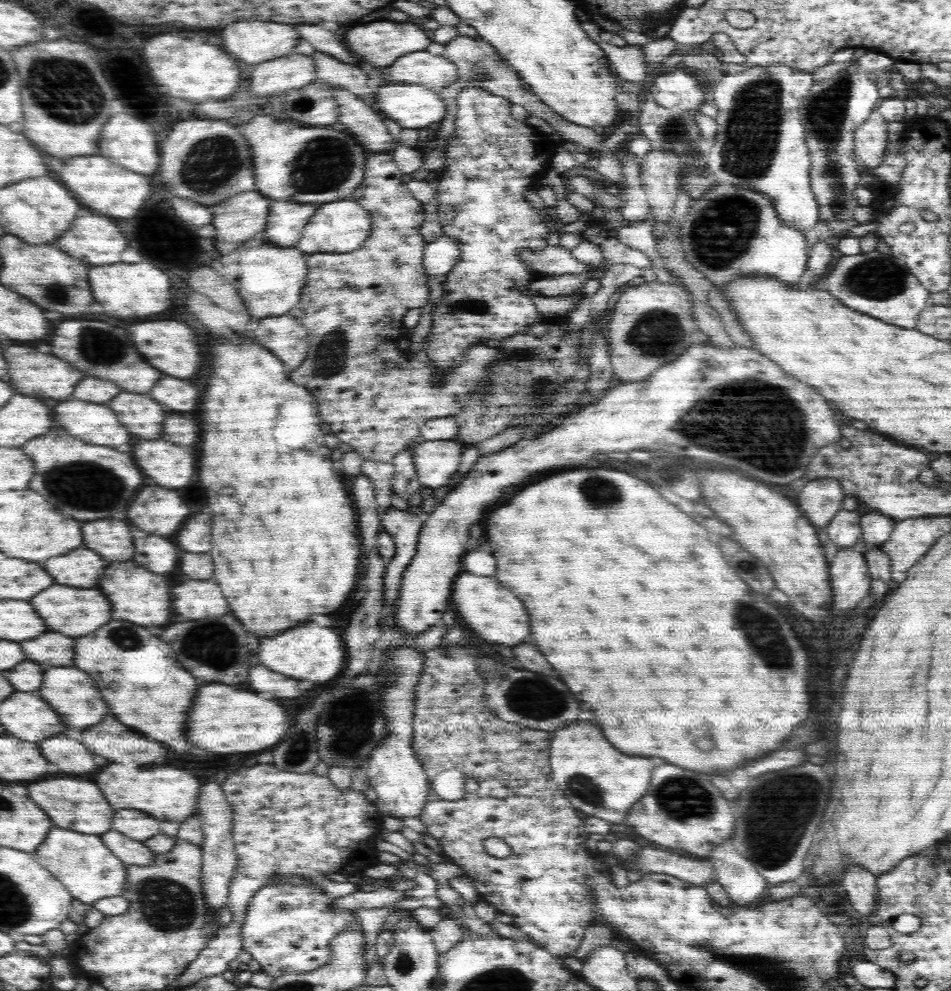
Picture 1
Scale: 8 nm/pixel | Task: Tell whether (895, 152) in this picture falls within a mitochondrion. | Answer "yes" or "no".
no

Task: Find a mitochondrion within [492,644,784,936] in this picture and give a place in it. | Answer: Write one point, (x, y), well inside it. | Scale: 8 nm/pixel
(536, 698)

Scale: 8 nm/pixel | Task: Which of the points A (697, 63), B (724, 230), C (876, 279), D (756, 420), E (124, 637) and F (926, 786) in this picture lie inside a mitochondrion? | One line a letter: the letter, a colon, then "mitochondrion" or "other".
A: other
B: mitochondrion
C: mitochondrion
D: mitochondrion
E: mitochondrion
F: other

